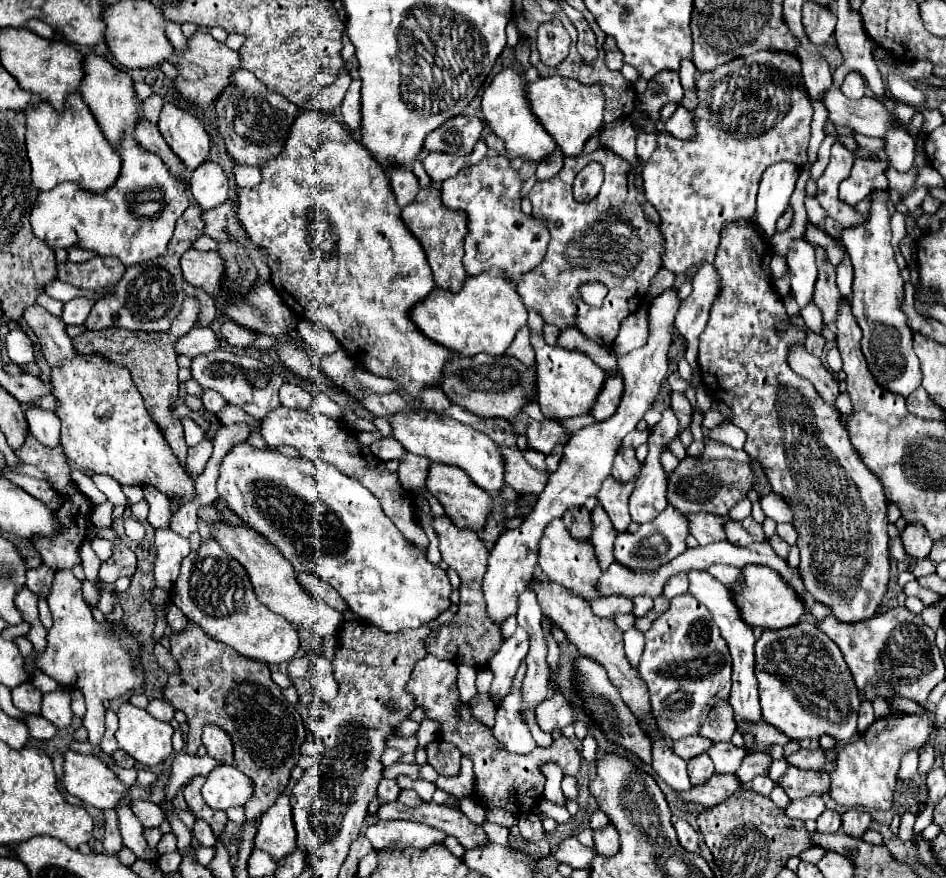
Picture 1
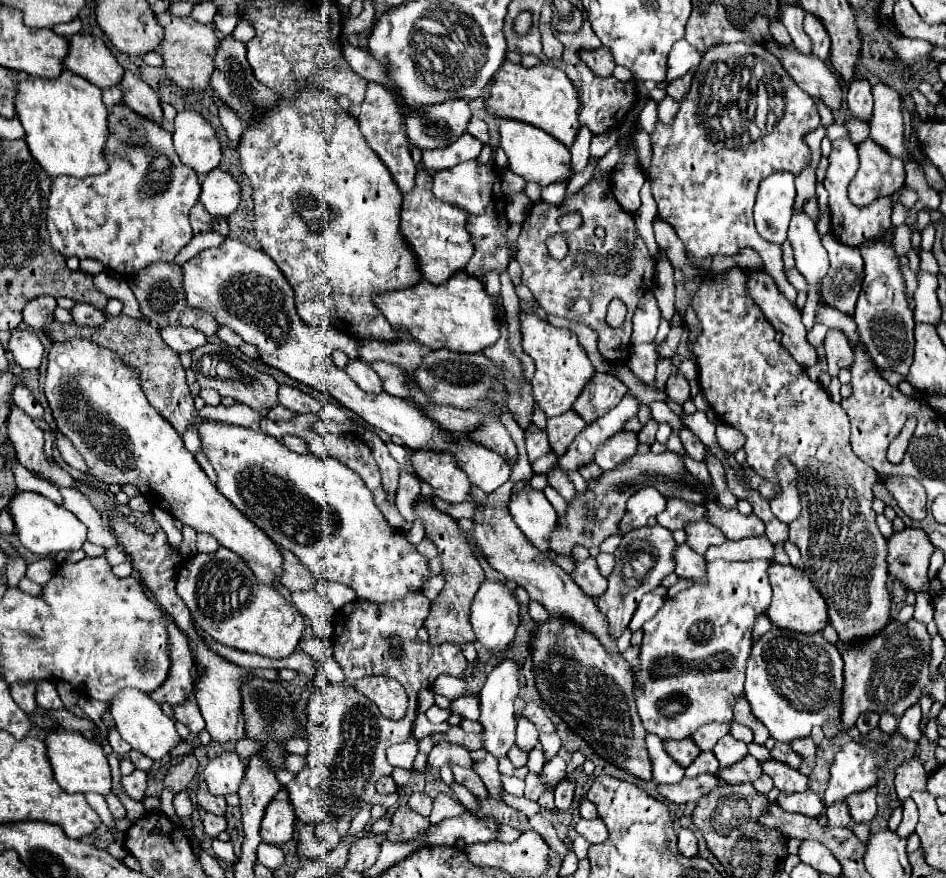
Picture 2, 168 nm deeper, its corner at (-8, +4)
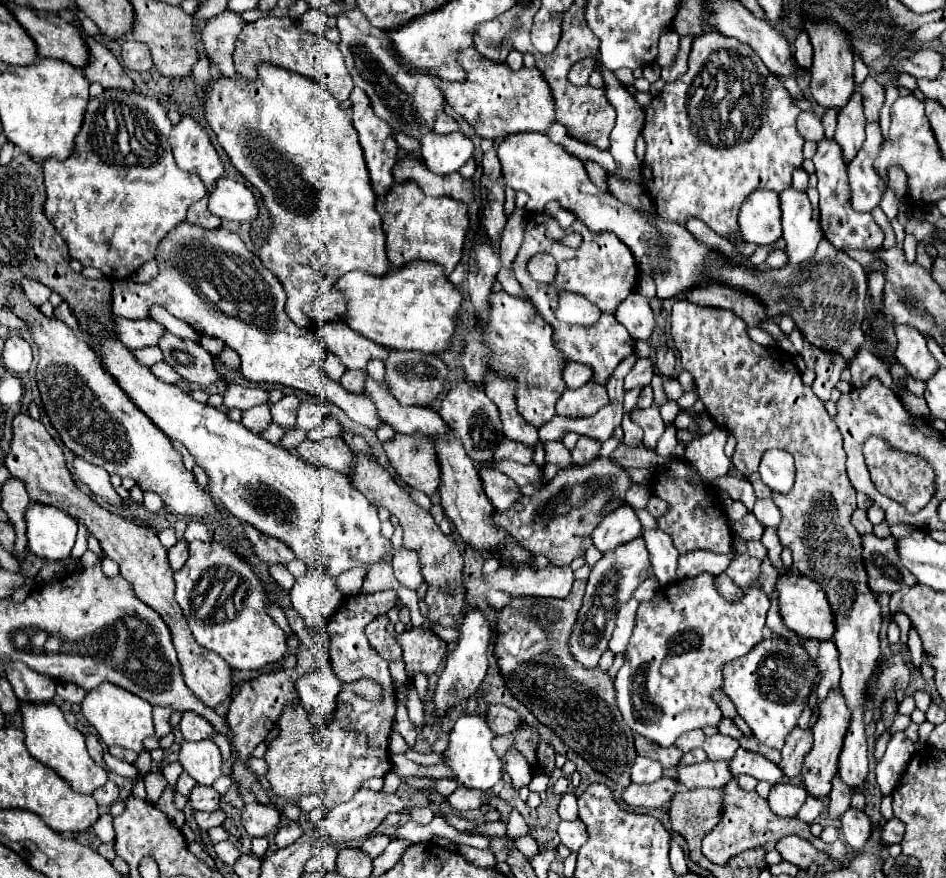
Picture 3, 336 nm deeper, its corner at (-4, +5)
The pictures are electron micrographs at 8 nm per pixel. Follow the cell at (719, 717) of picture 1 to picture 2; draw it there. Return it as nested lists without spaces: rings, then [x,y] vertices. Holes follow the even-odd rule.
[[[712,723],[712,725],[704,725],[700,727],[694,735],[692,741],[696,743],[696,747],[700,747],[700,751],[708,751],[716,745],[716,741],[720,737],[724,737],[730,731],[730,723]]]

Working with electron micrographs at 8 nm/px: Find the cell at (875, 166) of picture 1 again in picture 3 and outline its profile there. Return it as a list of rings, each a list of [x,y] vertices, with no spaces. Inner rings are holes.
[[[878,122],[866,124],[866,140],[858,150],[856,158],[848,164],[848,184],[850,184],[850,202],[858,212],[870,212],[876,208],[888,188],[886,178],[880,176],[874,168],[874,158],[880,152],[884,136]]]

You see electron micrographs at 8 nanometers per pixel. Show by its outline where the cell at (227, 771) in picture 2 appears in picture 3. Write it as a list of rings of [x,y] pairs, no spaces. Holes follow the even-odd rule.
[[[210,740],[182,742],[180,764],[198,784],[212,786],[222,776],[222,754]]]

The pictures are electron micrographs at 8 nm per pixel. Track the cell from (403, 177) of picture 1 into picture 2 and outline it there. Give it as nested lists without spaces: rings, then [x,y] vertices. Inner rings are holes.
[[[368,83],[368,91],[366,91],[366,97],[362,101],[362,111],[360,111],[360,131],[366,137],[368,145],[376,151],[380,161],[388,167],[392,181],[396,181],[398,189],[402,193],[410,191],[414,187],[416,165],[410,157],[408,137],[406,137],[404,127],[402,127],[402,115],[400,115],[398,105],[394,103],[394,97],[384,87],[380,87],[376,83]]]

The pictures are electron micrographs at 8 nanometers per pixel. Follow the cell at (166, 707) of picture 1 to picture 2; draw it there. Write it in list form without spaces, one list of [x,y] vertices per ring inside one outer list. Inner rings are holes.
[[[190,699],[188,703],[180,705],[180,707],[174,707],[174,715],[180,723],[184,723],[192,735],[198,735],[202,729],[204,729],[204,719],[200,715],[200,709],[196,707],[196,701]]]

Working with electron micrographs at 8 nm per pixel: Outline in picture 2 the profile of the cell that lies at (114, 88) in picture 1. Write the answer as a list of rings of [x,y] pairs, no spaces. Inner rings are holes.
[[[84,33],[68,37],[68,55],[64,59],[64,67],[102,89],[120,85],[124,73],[104,41]]]

